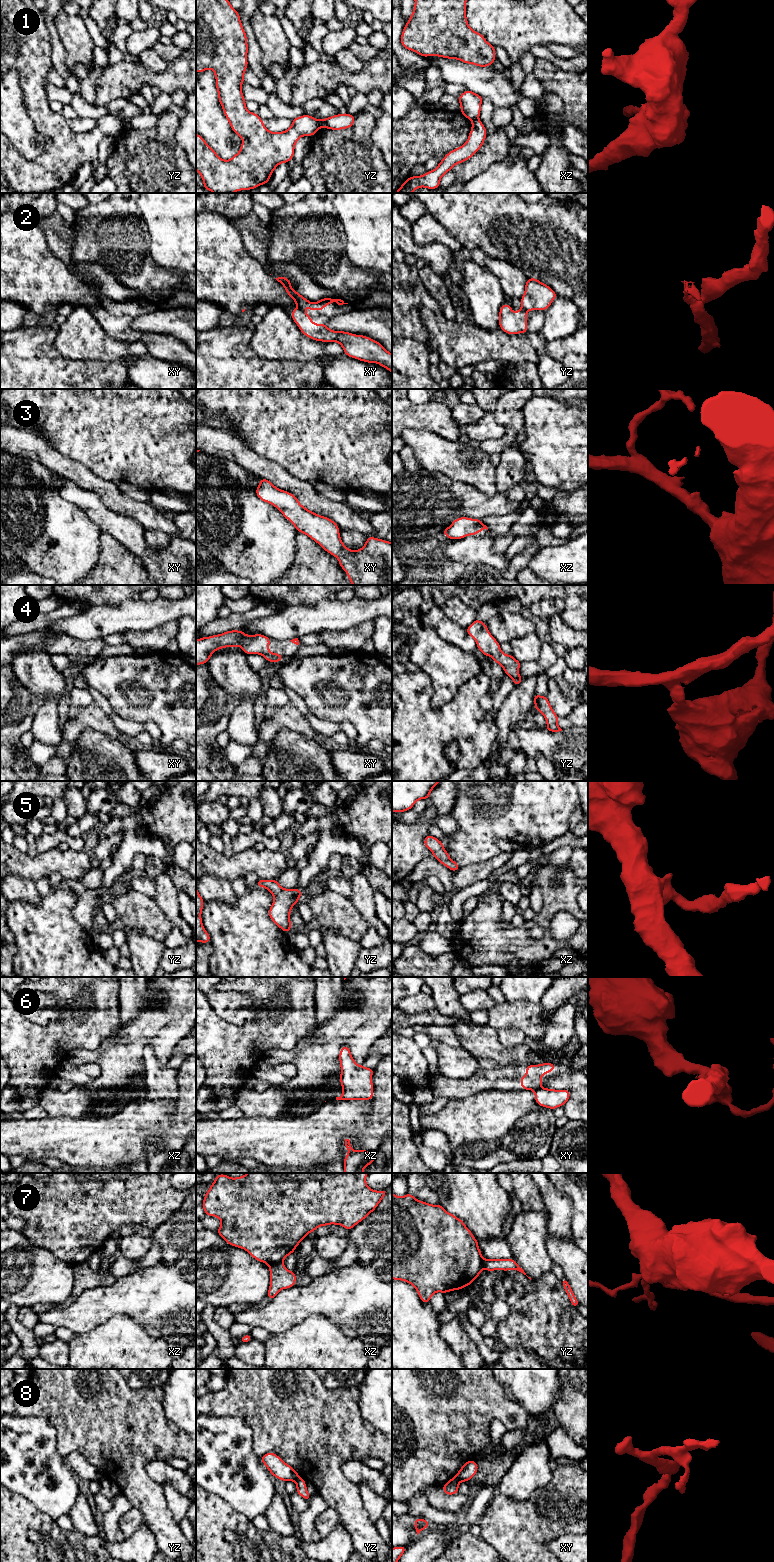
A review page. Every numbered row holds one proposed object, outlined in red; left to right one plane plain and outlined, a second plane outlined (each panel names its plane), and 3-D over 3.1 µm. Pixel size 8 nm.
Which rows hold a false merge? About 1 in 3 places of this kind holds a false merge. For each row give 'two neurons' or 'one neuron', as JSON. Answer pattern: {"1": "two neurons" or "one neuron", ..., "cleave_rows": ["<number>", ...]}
{"1": "two neurons", "2": "two neurons", "3": "one neuron", "4": "one neuron", "5": "one neuron", "6": "two neurons", "7": "two neurons", "8": "two neurons", "cleave_rows": ["1", "2", "6", "7", "8"]}

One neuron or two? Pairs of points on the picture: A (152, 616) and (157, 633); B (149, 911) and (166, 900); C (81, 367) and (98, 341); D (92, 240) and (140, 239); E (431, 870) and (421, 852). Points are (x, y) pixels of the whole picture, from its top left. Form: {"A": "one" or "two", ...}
{"A": "two", "B": "two", "C": "two", "D": "one", "E": "two"}

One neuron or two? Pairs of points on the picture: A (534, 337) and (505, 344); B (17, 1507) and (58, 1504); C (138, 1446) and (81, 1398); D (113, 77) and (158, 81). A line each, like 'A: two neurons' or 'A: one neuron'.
A: one neuron
B: two neurons
C: one neuron
D: one neuron

